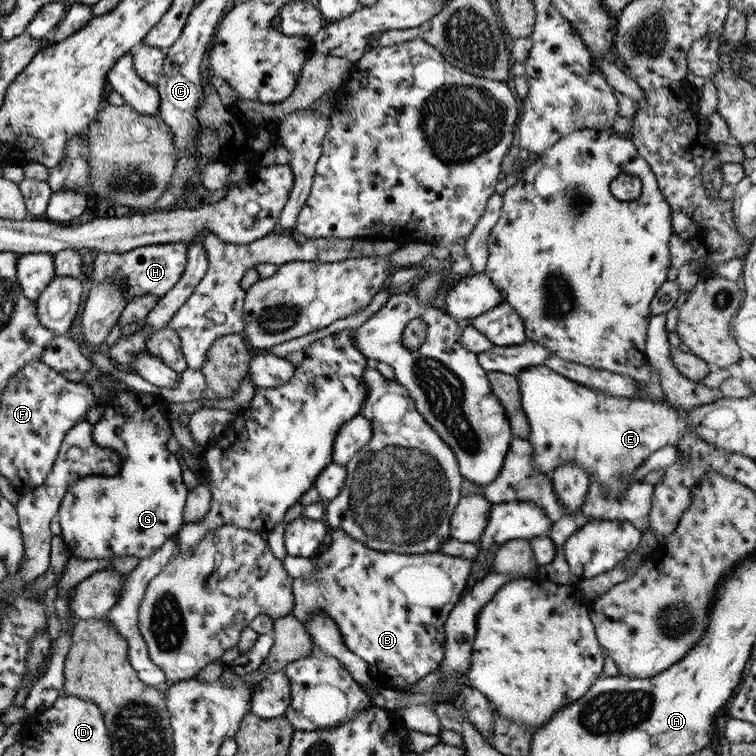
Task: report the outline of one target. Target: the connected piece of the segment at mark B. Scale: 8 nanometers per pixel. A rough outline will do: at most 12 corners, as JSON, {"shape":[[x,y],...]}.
{"shape":[[344,533],[293,579],[381,689],[444,661],[474,560]]}

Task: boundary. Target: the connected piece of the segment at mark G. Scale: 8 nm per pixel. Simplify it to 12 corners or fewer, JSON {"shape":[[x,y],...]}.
{"shape":[[103,392],[94,444],[114,476],[74,481],[57,512],[82,560],[160,549],[188,489],[167,400]]}

